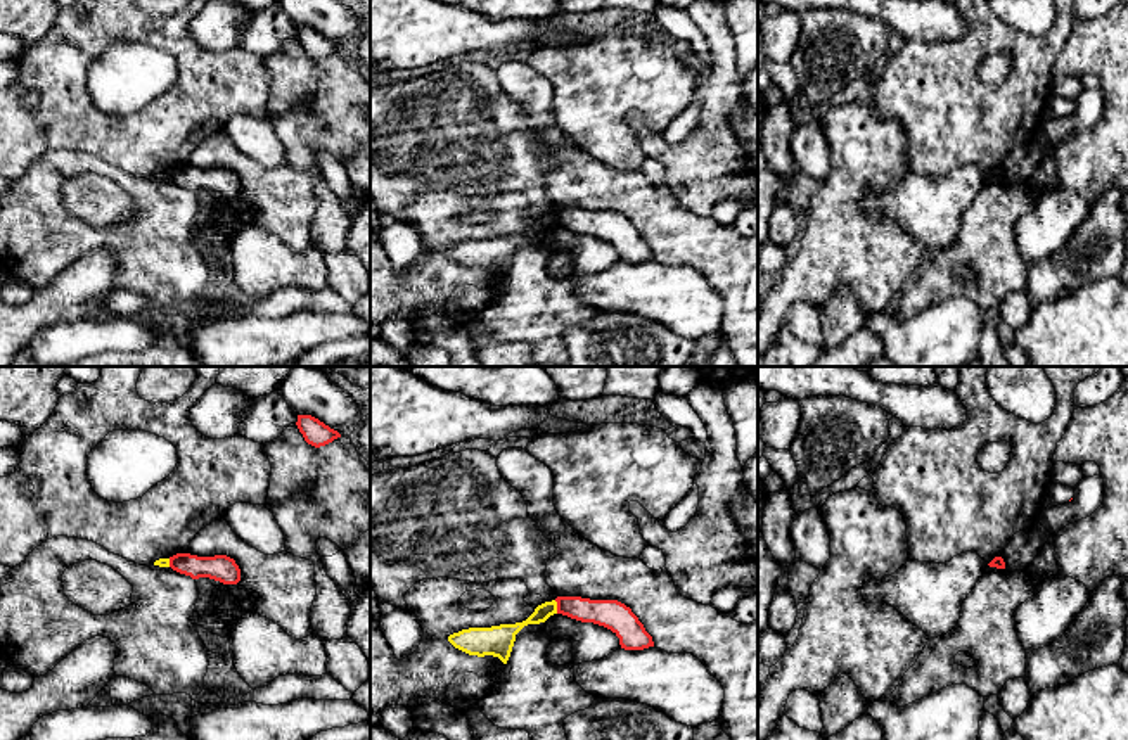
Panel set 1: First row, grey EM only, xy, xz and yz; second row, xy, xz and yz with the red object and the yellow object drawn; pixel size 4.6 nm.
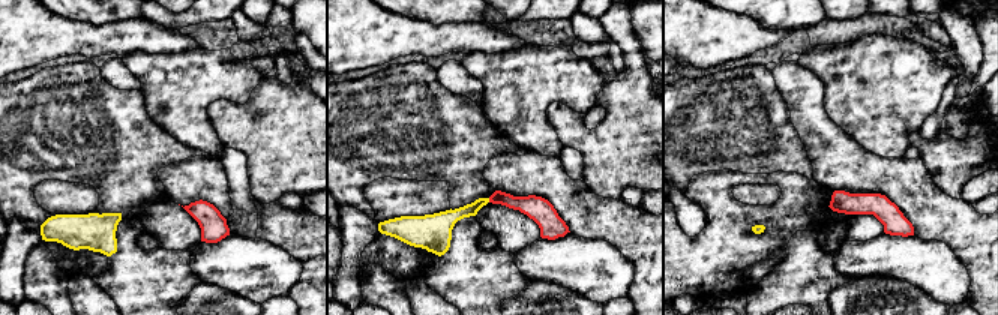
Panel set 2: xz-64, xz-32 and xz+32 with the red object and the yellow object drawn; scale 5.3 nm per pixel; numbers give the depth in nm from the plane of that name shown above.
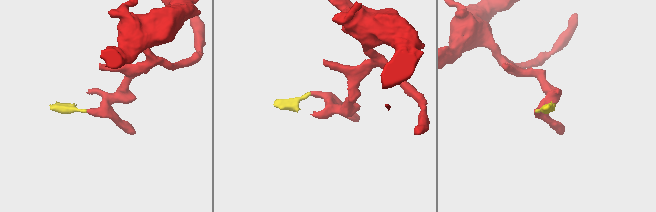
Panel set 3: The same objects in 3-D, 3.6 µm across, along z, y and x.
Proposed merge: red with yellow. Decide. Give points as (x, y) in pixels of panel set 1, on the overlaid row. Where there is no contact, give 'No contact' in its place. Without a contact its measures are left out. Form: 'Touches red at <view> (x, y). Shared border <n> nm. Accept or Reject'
Touches red at xz (557, 607). Shared border 70 nm. Reject

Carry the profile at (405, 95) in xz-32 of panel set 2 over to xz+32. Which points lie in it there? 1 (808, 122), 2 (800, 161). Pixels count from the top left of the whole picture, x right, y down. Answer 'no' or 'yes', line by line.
1: no
2: yes

